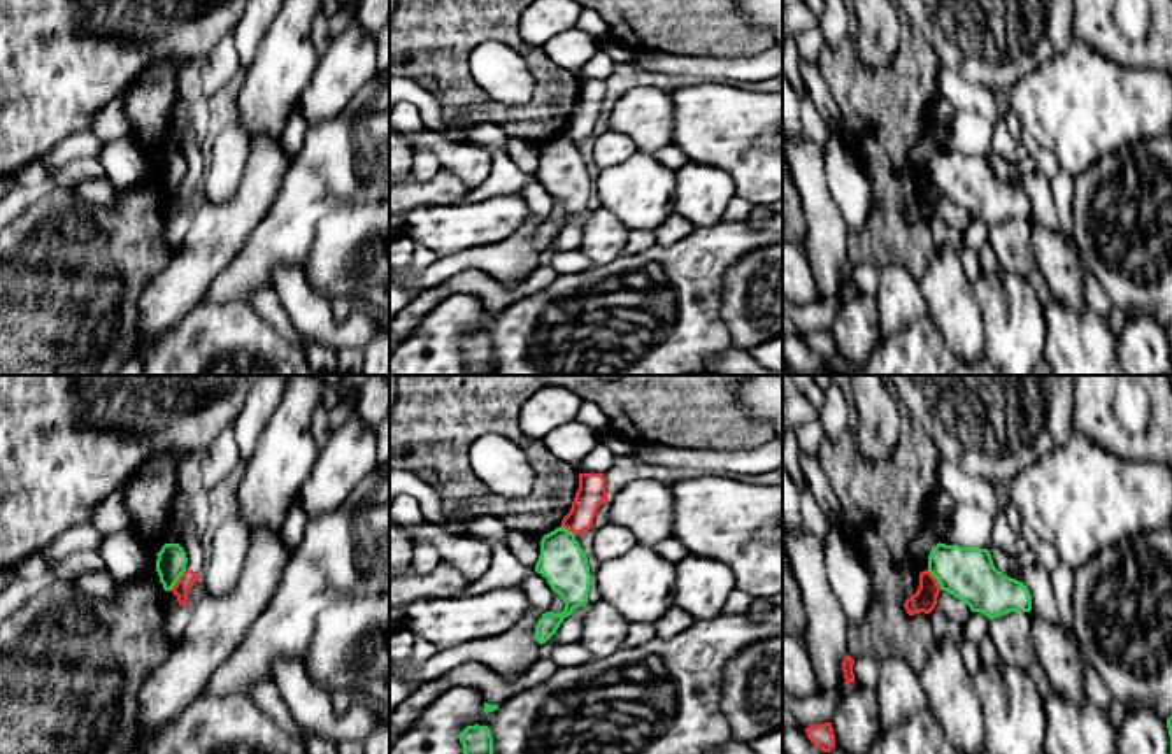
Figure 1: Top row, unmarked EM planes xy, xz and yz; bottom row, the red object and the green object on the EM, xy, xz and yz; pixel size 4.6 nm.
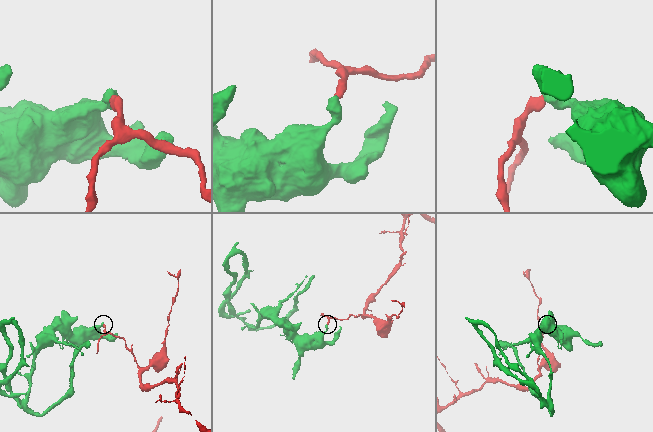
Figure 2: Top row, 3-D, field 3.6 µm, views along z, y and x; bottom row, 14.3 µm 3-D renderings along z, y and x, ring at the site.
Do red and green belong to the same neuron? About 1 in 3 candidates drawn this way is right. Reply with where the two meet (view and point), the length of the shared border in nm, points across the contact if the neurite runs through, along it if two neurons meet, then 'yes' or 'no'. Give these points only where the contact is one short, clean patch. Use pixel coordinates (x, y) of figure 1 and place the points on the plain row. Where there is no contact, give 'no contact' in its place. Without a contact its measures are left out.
contact xy (178, 188); length 130 nm; border xy (186, 177), (169, 197); no

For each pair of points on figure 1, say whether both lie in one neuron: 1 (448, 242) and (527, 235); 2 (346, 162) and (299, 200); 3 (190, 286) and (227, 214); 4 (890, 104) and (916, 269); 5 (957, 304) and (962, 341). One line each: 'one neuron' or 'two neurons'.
1: two neurons
2: one neuron
3: one neuron
4: one neuron
5: one neuron

